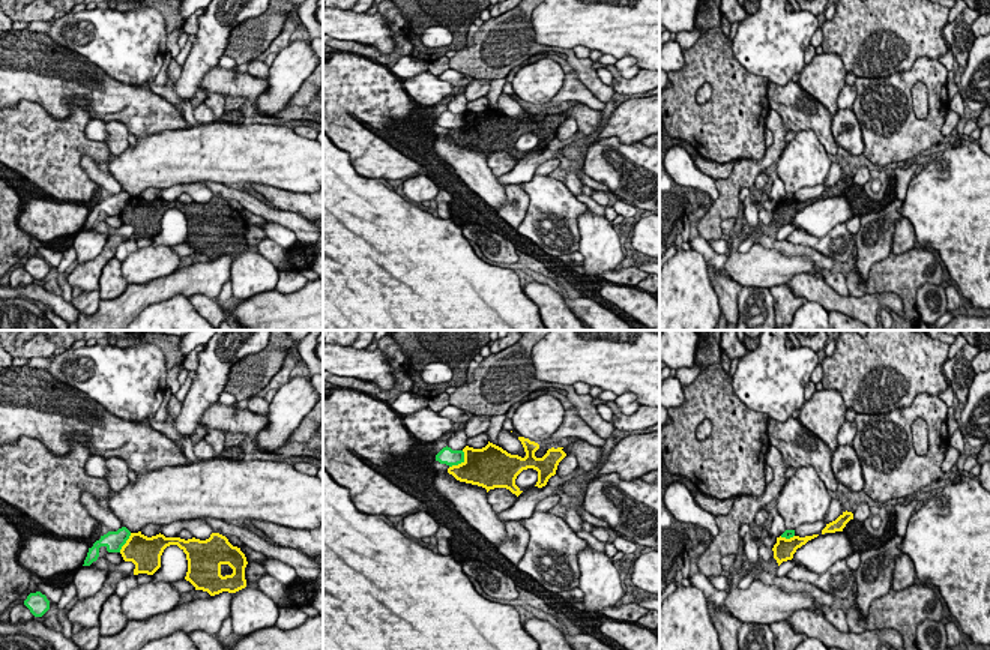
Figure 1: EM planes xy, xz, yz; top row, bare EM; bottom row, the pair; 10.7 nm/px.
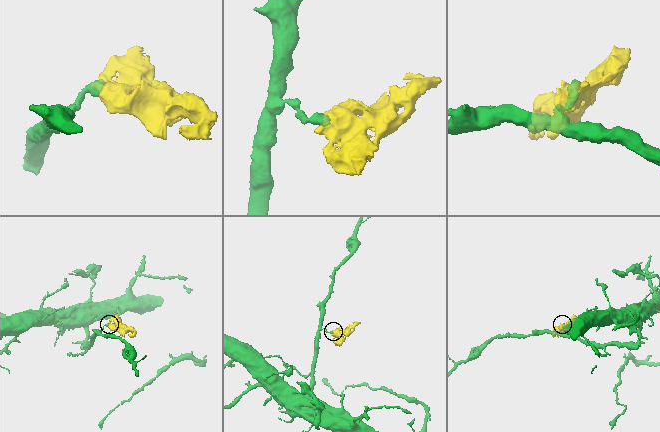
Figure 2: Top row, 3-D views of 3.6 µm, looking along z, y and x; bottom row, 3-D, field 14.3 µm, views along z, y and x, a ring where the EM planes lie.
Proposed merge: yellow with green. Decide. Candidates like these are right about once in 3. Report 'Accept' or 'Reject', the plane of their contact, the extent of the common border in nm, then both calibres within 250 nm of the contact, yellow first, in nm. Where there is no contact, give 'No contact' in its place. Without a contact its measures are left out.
Reject. Touches yellow in xz. Shared border 240 nm. Thickness 420 nm (yellow) against 180 nm

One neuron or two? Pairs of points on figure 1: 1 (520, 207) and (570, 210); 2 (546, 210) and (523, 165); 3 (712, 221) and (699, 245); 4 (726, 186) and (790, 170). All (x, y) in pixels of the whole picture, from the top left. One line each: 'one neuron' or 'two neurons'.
1: two neurons
2: two neurons
3: two neurons
4: two neurons

